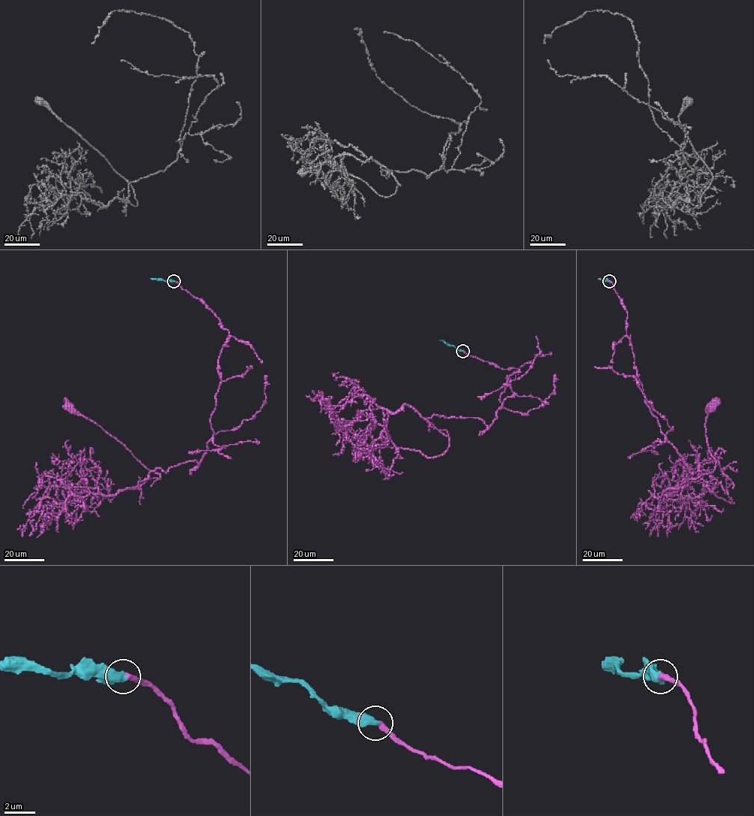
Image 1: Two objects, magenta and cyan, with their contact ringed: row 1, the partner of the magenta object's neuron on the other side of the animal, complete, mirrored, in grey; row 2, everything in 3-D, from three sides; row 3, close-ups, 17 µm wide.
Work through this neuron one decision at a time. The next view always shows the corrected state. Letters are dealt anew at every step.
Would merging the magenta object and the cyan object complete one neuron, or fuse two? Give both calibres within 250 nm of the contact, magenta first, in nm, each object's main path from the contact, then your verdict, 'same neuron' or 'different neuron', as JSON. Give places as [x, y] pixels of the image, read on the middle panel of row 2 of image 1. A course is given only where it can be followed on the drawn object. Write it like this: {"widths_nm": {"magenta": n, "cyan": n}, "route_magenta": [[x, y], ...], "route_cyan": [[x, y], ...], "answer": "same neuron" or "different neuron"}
{"widths_nm": {"magenta": 320, "cyan": 550}, "route_magenta": [[462, 351], [518, 368], [490, 425], [432, 415], [422, 417], [449, 438], [442, 454], [357, 454]], "route_cyan": [[462, 351], [439, 340]], "answer": "same neuron"}

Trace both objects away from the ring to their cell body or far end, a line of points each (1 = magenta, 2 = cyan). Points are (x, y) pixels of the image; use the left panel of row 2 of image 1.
1: (173, 281), (229, 334), (200, 461), (155, 468), (133, 488), (160, 474), (68, 407)
2: (173, 281), (150, 278)

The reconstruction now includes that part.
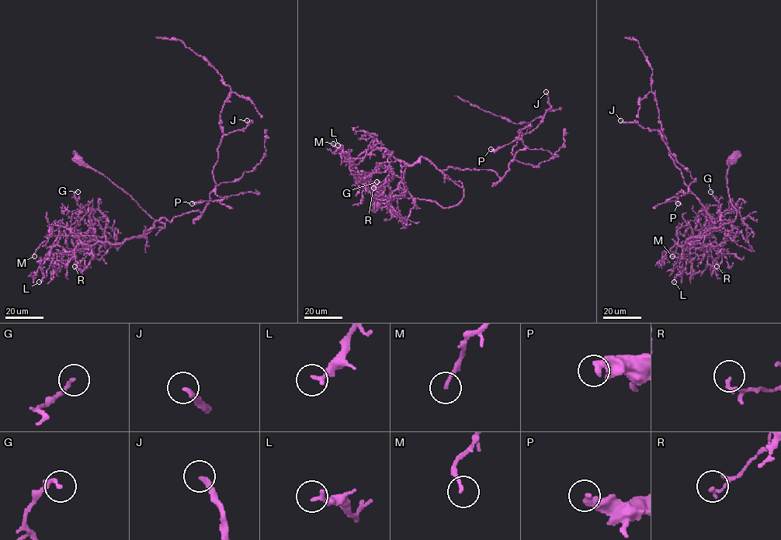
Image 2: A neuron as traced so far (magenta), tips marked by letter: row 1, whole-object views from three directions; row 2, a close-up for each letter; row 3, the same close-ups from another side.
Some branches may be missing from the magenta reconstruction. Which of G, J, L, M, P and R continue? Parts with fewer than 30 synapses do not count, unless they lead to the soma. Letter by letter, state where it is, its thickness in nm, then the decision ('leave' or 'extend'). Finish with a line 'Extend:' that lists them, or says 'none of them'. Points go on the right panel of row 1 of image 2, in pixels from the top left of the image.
G: place (710, 192); calibre 170 nm; leave
J: place (620, 120); calibre 240 nm; extend
L: place (674, 282); calibre 240 nm; leave
M: place (672, 256); calibre 160 nm; leave
P: place (678, 203); calibre 320 nm; leave
R: place (716, 266); calibre 150 nm; leave
Extend: J

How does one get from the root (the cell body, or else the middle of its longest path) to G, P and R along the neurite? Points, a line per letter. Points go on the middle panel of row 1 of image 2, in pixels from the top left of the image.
G: (376, 204), (418, 198), (450, 208), (463, 194), (421, 157), (382, 162), (369, 175), (379, 192), (376, 181)
P: (376, 204), (455, 206), (463, 189), (438, 169), (490, 169), (501, 178), (527, 147), (515, 139), (491, 149)
R: (376, 204), (418, 198), (450, 208), (463, 189), (428, 160), (410, 165), (390, 154), (387, 182), (373, 188)

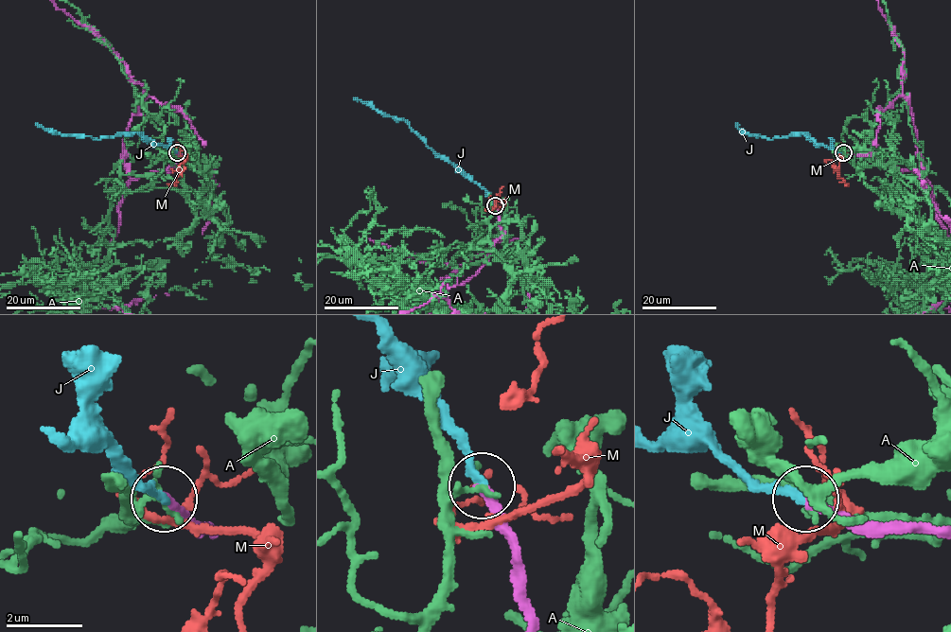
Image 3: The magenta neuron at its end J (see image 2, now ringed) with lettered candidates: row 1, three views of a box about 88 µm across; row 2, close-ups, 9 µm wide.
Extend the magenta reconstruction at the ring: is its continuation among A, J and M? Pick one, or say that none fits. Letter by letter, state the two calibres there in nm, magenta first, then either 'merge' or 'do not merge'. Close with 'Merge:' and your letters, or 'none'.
A: 320 nm thick on the magenta side, 130 nm on the other; do not merge
J: 300 nm thick on the magenta side, 180 nm on the other; merge
M: 400 nm thick on the magenta side, 150 nm on the other; do not merge
Merge: J

